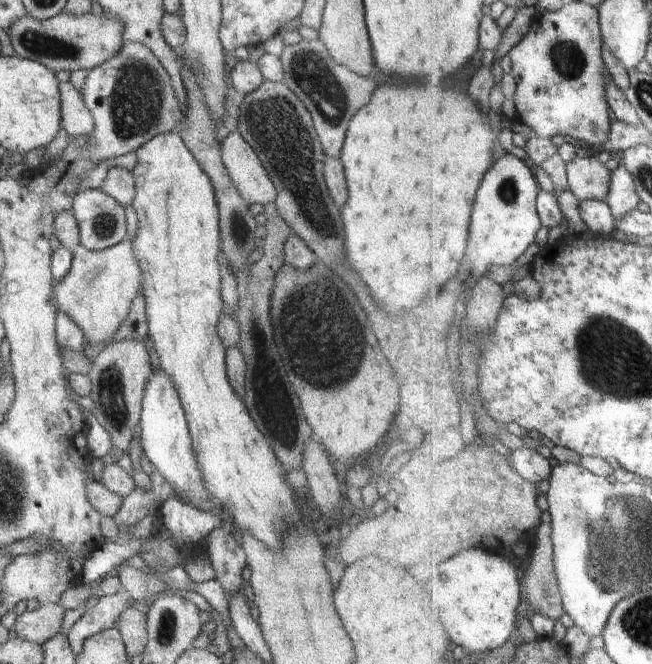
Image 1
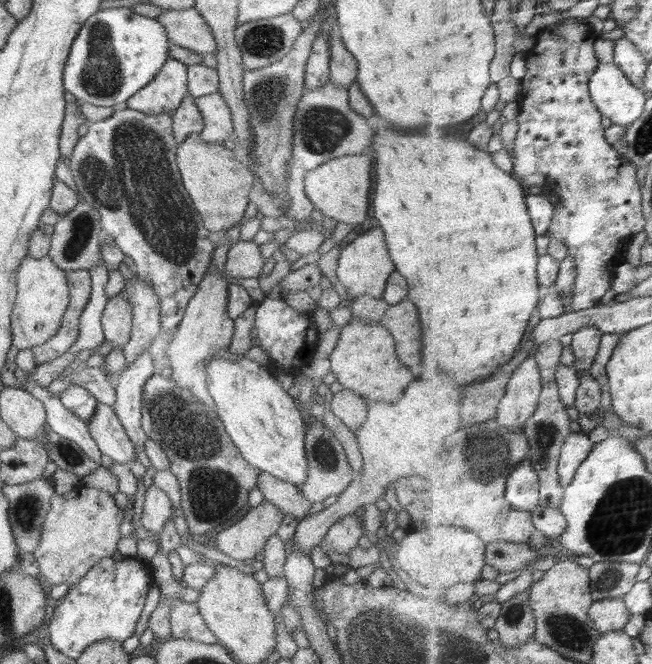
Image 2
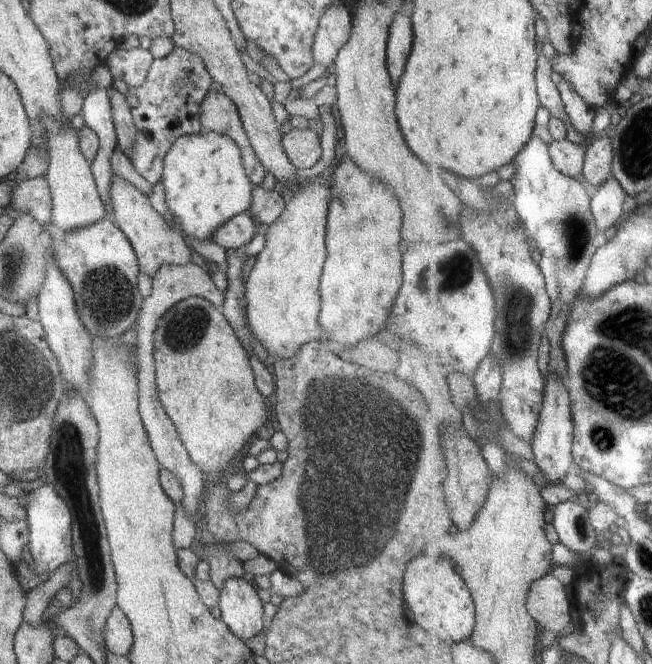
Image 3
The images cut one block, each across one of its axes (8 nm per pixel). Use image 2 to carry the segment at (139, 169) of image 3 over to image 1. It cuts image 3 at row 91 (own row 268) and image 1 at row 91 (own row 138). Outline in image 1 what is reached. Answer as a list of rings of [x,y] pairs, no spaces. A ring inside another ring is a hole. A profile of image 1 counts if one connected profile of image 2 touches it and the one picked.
[[[123,41],[123,45],[106,62],[90,69],[85,83],[79,91],[83,104],[93,118],[93,132],[89,134],[89,141],[79,150],[84,161],[97,167],[102,162],[136,152],[151,138],[162,133],[174,133],[183,118],[181,104],[172,88],[171,80],[163,64],[143,44]]]

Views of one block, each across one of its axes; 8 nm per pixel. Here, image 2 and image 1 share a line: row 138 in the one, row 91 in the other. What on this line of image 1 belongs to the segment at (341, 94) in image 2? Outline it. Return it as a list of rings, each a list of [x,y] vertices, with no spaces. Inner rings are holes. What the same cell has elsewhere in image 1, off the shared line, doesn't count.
[[[319,38],[302,40],[294,46],[285,46],[279,59],[283,64],[283,82],[300,99],[306,110],[309,110],[326,156],[340,159],[347,126],[356,111],[366,106],[370,100],[375,89],[374,80],[370,77],[361,77],[334,62]]]

